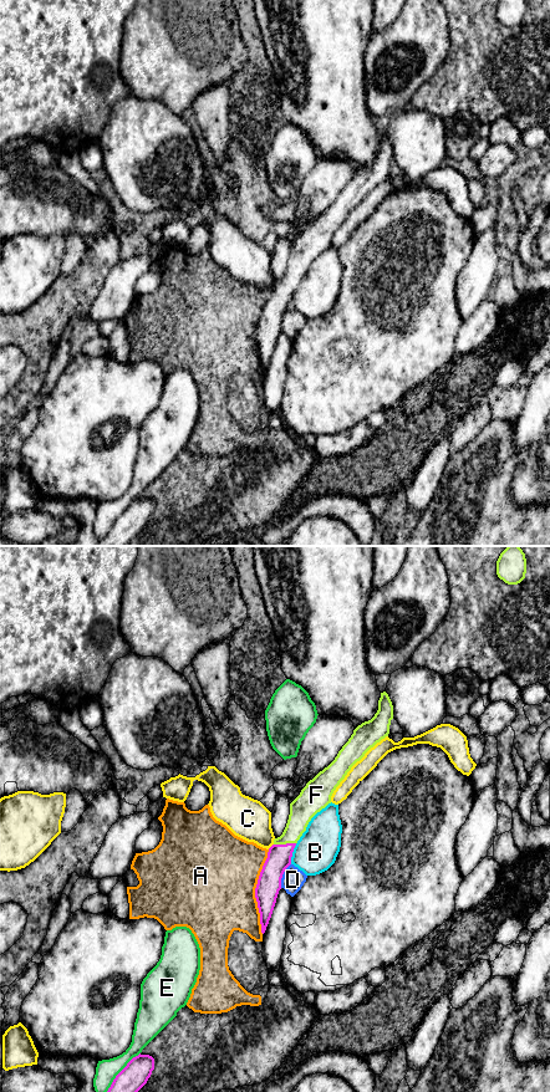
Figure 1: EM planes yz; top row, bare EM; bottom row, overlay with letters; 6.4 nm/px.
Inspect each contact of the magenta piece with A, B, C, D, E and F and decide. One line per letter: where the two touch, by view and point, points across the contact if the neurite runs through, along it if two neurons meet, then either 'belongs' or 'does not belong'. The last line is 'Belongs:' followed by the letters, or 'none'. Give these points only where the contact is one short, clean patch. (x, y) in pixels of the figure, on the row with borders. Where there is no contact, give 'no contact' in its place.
A: meets magenta in yz at (255, 892); does not belong
B: meets magenta in yz at (291, 853); border along yz (296, 843), (290, 863); does not belong
C: meets magenta in yz at (271, 846); does not belong
D: meets magenta in yz at (281, 876); border along yz (290, 863), (283, 874), (280, 887); does not belong
E: meets magenta in yz at (121, 1071); does not belong
F: meets magenta in yz at (284, 845); belongs
Belongs: F

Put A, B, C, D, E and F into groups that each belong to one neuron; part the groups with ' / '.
A / B / C / D / E / F

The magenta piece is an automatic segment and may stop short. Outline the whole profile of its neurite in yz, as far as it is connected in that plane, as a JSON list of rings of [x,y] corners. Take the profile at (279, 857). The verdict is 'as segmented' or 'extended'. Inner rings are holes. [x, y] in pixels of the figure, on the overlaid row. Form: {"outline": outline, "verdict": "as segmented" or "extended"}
{"outline": [[[386,692],[381,693],[378,710],[375,716],[358,725],[348,741],[338,751],[335,760],[320,771],[300,795],[290,803],[290,815],[282,835],[274,840],[268,858],[260,872],[255,888],[255,898],[260,913],[261,933],[264,934],[271,918],[281,878],[291,864],[294,848],[306,831],[311,818],[331,803],[331,796],[351,767],[382,739],[388,736],[393,705]]], "verdict": "extended"}

